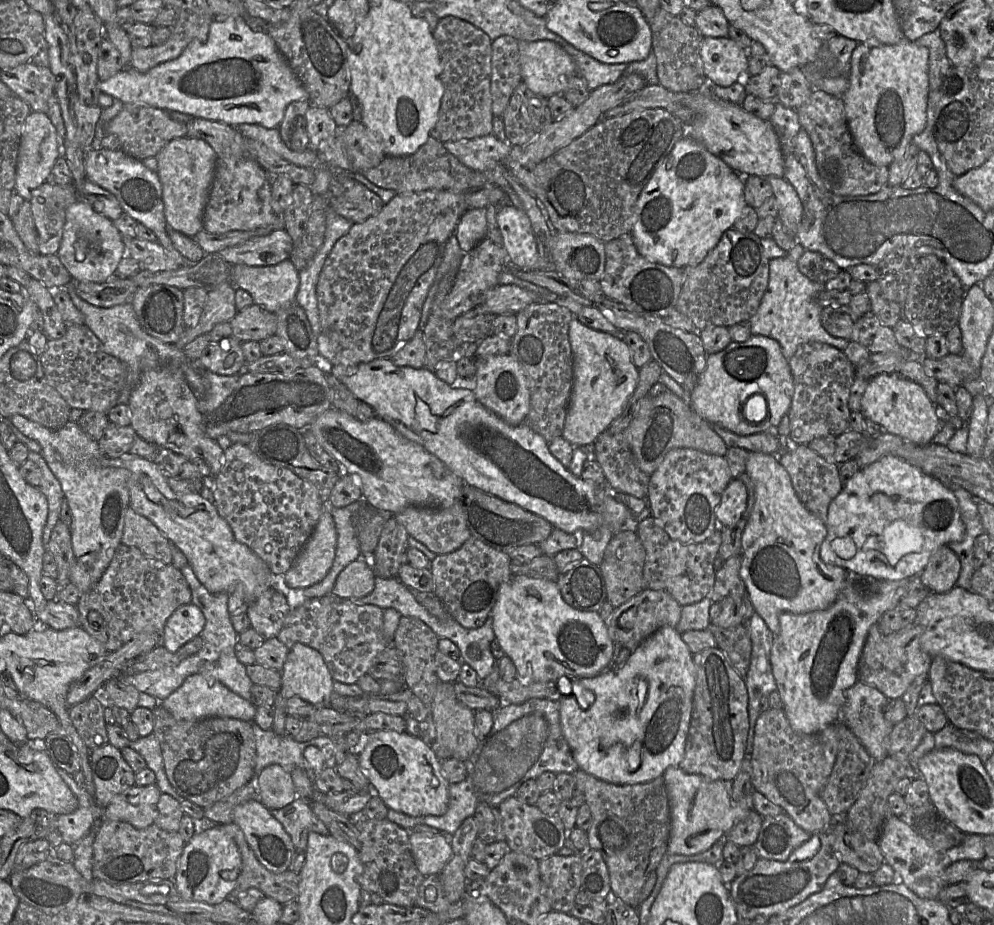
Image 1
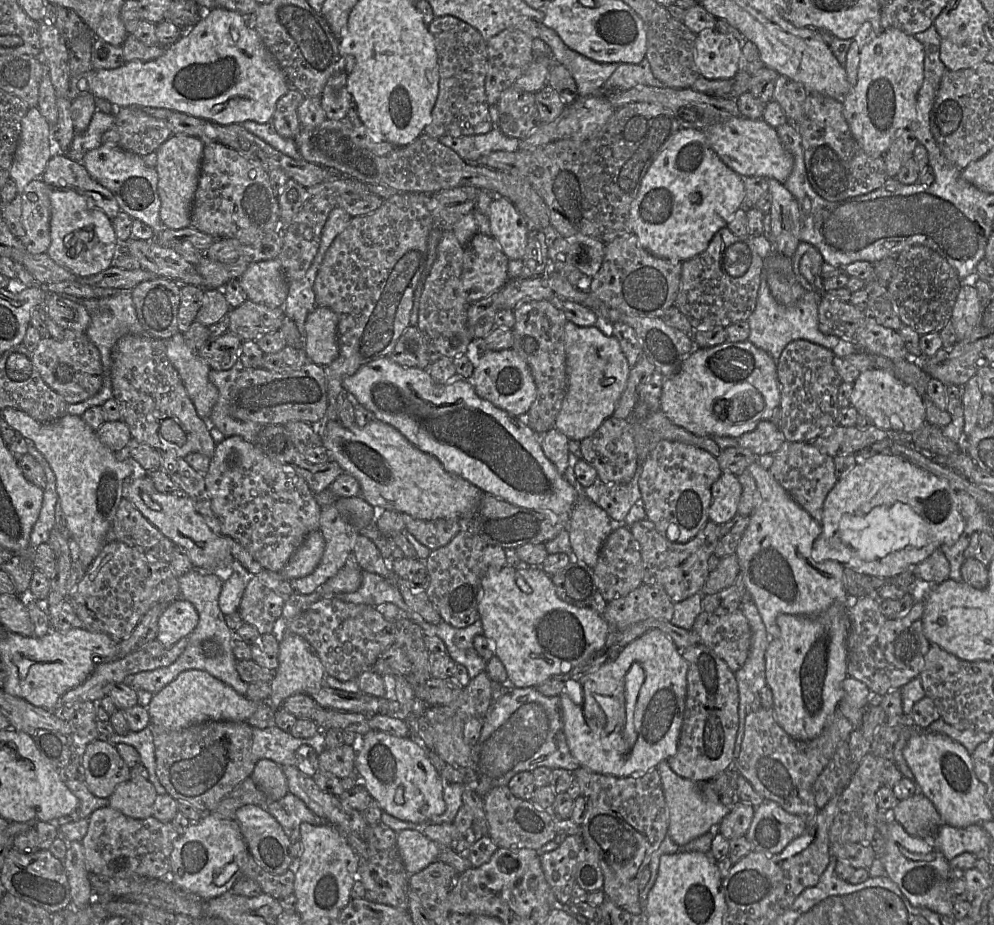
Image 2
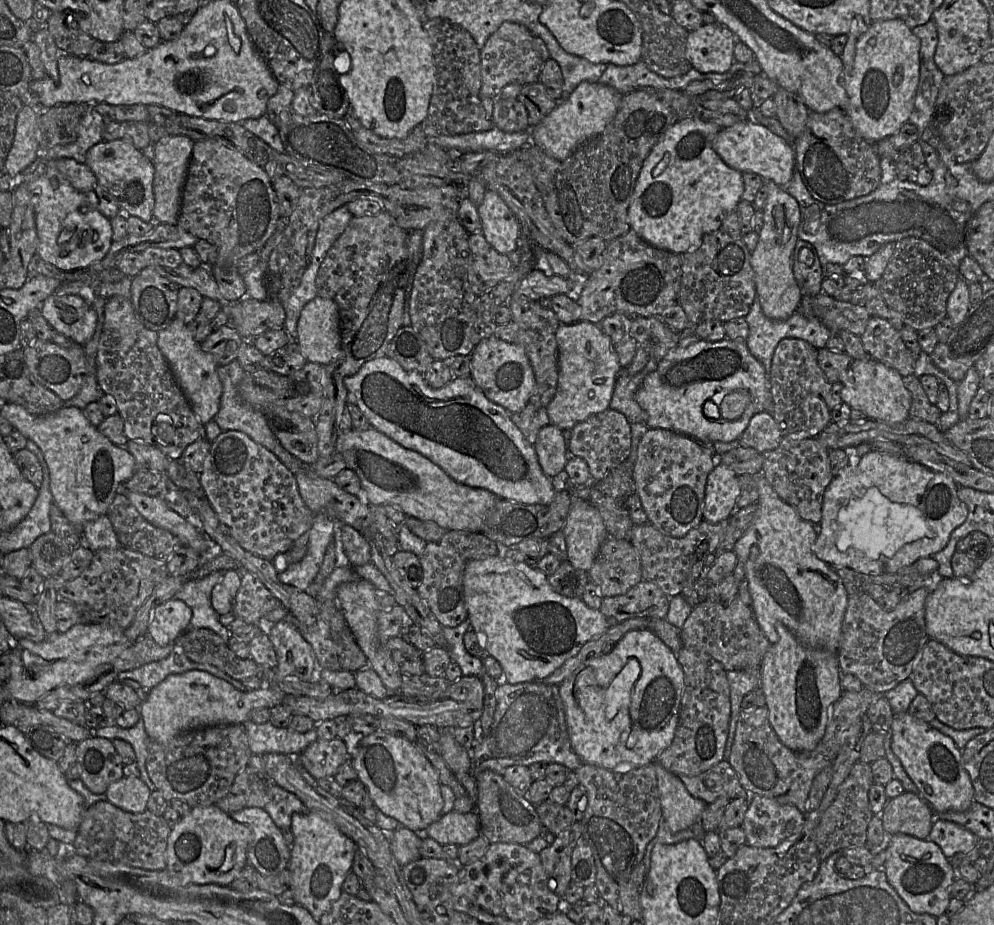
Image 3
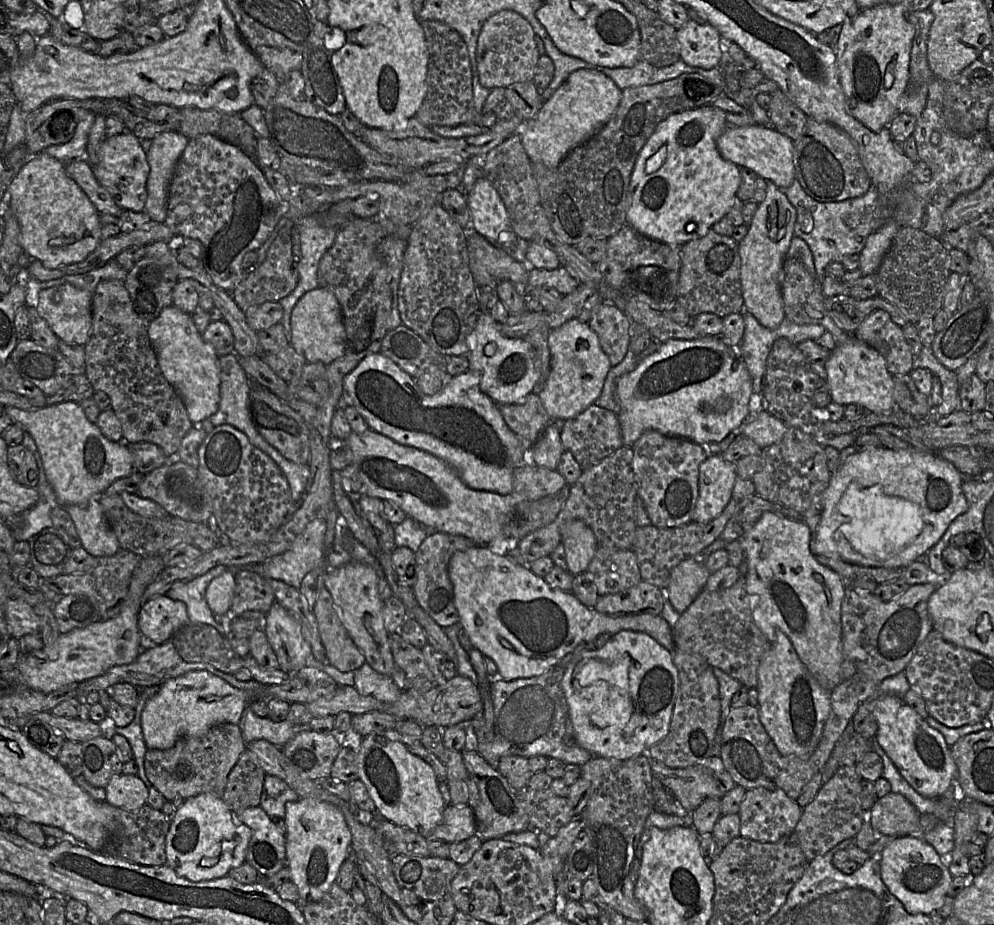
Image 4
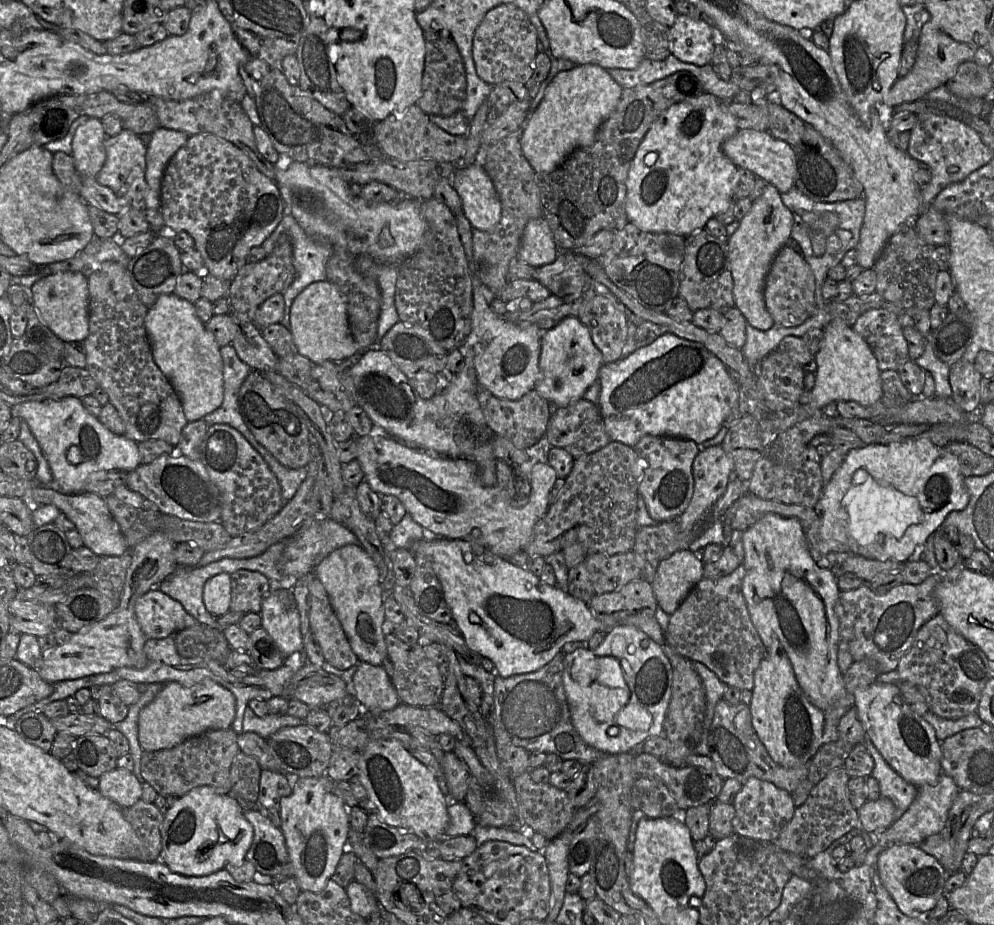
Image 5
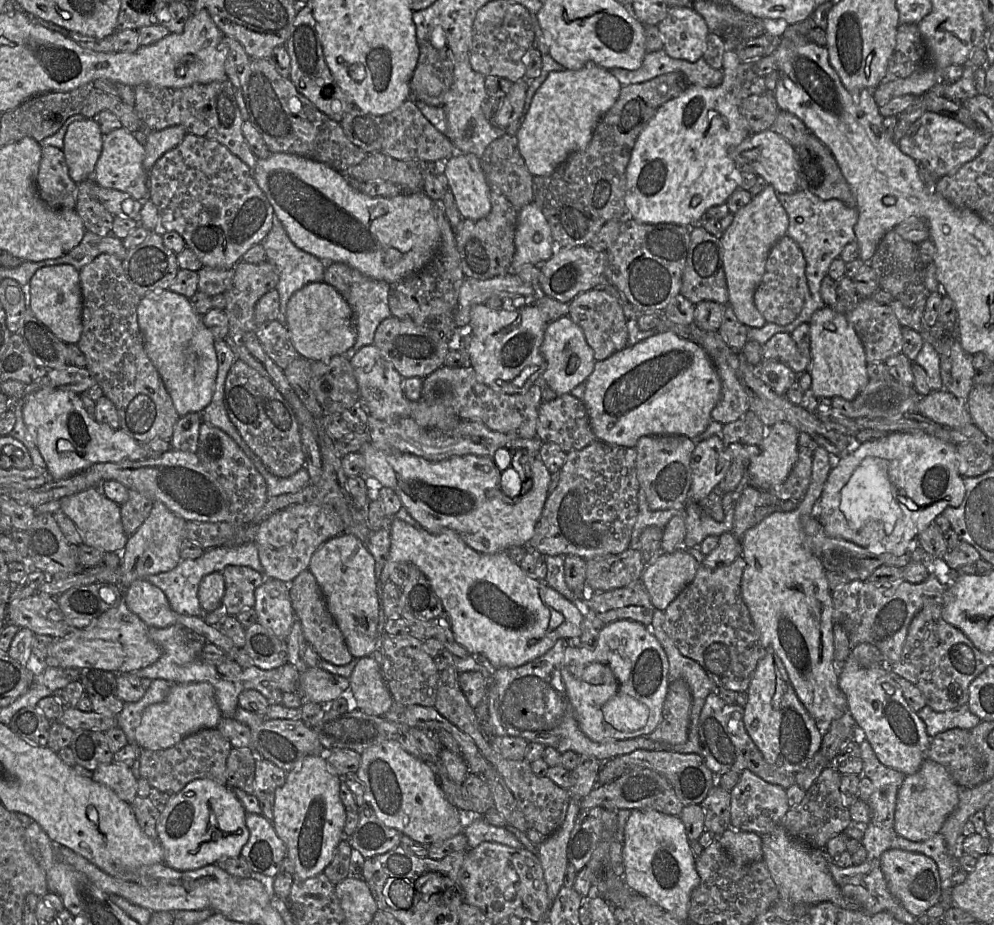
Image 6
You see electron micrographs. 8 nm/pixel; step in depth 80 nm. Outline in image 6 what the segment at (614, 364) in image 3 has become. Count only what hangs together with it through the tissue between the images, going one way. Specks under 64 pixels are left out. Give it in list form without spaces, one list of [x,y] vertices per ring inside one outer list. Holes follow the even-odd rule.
[[[563,316],[547,324],[541,344],[541,353],[546,363],[542,382],[557,395],[569,394],[576,386],[584,383],[595,365],[594,352],[588,345],[581,328],[568,316]]]

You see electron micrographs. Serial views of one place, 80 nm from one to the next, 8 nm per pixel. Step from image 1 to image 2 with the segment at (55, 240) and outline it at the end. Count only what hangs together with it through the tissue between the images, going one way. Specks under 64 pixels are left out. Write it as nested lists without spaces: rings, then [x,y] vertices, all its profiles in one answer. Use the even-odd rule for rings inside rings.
[[[41,179],[31,181],[20,194],[22,202],[22,225],[25,230],[20,239],[32,254],[46,253],[50,243],[51,202],[53,187]]]

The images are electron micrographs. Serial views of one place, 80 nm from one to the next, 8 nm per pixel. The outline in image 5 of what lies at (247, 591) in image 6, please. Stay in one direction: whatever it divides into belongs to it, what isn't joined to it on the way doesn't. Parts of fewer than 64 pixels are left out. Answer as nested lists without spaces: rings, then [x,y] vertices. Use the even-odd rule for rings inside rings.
[[[240,569],[231,577],[231,598],[229,610],[241,613],[260,613],[263,599],[274,585],[261,573]]]

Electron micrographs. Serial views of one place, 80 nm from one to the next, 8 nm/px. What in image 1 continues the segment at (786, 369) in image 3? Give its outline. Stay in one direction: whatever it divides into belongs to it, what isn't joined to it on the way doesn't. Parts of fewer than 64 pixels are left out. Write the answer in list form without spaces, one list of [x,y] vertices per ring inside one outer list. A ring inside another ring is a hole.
[[[801,344],[788,360],[793,376],[794,394],[787,413],[790,434],[784,443],[808,445],[827,436],[838,436],[849,430],[852,411],[848,402],[857,376],[853,365],[842,350],[828,344]]]

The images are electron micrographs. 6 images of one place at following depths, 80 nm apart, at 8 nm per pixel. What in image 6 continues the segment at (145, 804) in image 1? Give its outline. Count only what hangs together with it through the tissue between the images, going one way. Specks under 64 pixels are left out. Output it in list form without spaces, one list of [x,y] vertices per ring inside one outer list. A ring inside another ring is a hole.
[[[112,762],[98,767],[93,771],[92,779],[108,786],[129,804],[138,796],[138,781],[131,768],[123,763]]]

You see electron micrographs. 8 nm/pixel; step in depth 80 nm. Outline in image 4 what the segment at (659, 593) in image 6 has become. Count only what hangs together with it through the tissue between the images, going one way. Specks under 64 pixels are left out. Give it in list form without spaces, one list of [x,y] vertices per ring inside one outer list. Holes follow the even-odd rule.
[[[699,558],[683,560],[671,571],[669,585],[665,591],[666,600],[682,614],[705,589],[710,574]]]

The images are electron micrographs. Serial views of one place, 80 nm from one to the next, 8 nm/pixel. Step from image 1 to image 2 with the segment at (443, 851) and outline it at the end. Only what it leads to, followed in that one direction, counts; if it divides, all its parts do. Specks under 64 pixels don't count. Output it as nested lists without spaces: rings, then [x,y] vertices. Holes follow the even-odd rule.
[[[416,829],[397,832],[397,846],[408,875],[415,874],[438,860],[441,848]]]

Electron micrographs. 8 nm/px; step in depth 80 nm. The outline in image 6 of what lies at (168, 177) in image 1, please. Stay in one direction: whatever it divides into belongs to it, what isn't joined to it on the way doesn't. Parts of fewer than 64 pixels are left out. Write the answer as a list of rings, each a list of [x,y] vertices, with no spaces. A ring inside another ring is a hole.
[[[171,126],[160,131],[148,132],[143,161],[143,167],[147,174],[157,160],[166,152],[178,146],[187,134],[187,131],[182,126]]]

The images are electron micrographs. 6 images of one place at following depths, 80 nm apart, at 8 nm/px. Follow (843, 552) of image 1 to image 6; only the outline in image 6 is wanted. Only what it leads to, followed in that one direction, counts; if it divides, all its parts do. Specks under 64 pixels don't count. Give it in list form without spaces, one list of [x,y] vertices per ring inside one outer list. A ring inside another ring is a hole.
[[[893,432],[889,433],[887,436],[881,439],[856,444],[853,446],[852,452],[848,452],[841,457],[834,457],[835,461],[824,485],[821,498],[819,502],[817,502],[813,506],[813,515],[819,519],[825,533],[832,538],[842,539],[855,543],[856,545],[863,547],[869,552],[875,554],[891,553],[896,556],[902,556],[907,553],[909,554],[912,547],[917,545],[917,543],[915,543],[915,540],[920,532],[929,527],[938,515],[943,514],[943,511],[947,507],[956,508],[960,506],[964,500],[964,477],[962,477],[959,472],[958,453],[956,449],[957,446],[958,445],[944,442],[924,432]],[[899,495],[903,495],[906,498],[912,500],[918,507],[917,510],[911,511],[906,506],[901,504],[898,501]]]

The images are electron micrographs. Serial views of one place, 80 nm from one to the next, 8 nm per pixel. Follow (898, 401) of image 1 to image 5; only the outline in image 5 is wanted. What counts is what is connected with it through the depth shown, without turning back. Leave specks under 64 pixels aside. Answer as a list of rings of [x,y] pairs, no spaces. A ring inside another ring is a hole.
[[[832,319],[823,328],[823,338],[814,356],[817,363],[815,385],[810,390],[810,405],[822,410],[828,403],[854,401],[869,407],[883,396],[877,359],[864,339],[840,319]]]

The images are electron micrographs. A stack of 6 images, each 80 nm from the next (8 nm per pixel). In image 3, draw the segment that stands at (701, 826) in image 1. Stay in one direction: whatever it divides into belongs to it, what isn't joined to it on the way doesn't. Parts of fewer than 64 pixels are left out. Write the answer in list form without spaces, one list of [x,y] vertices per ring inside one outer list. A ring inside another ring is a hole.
[[[655,763],[663,821],[676,833],[699,822],[707,804],[693,797],[681,779]]]

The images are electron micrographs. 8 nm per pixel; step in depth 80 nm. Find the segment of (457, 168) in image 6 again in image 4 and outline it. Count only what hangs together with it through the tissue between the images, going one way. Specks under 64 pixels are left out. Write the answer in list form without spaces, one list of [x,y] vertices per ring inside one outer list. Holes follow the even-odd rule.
[[[485,177],[479,178],[466,192],[472,228],[491,243],[499,235],[512,230],[505,205],[492,183]]]

